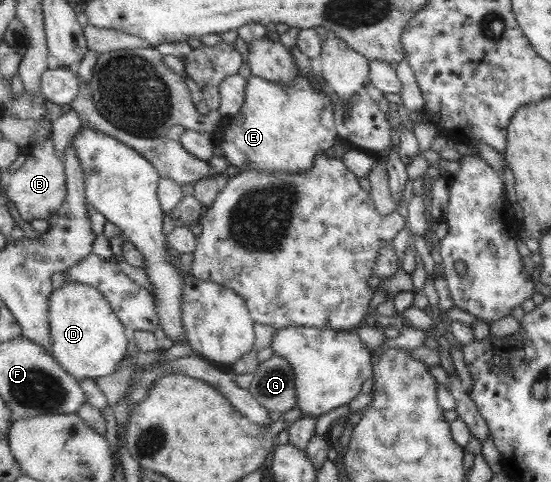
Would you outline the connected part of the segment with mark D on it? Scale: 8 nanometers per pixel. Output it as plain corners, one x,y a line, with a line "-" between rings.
66,281
50,297
52,356
79,381
112,375
126,361
130,347
129,330
109,301
98,288
70,281

